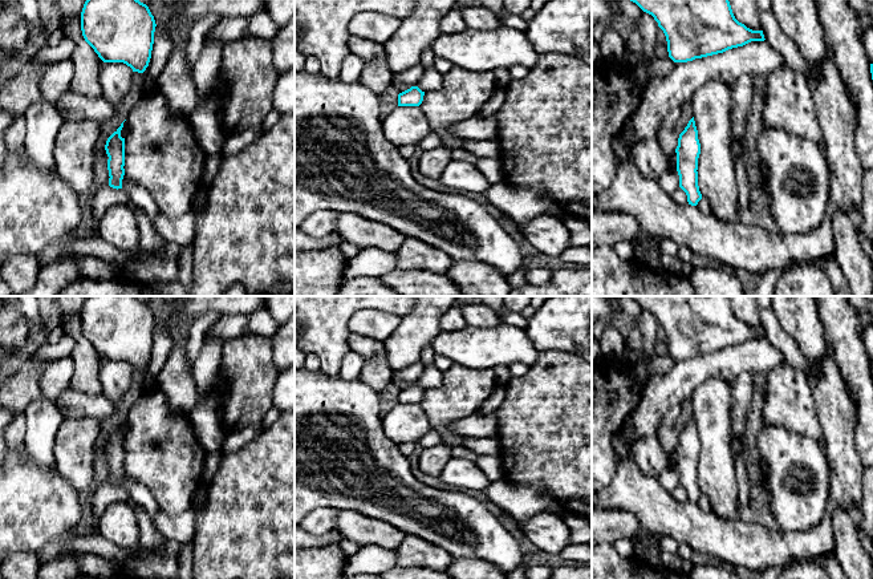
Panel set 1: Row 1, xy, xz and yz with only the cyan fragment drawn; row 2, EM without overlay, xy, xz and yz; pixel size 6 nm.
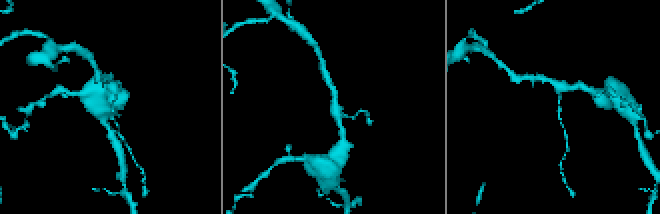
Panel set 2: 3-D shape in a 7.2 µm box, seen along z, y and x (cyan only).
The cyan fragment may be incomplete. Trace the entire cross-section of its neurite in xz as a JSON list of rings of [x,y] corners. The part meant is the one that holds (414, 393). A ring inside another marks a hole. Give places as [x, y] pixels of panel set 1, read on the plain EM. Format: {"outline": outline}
{"outline": [[[411,384],[410,386],[398,392],[398,404],[419,404],[423,398],[425,389],[418,384]]]}

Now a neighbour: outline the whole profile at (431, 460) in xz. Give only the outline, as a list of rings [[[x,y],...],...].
[[[444,444],[426,448],[419,454],[419,467],[426,475],[439,477],[451,457],[451,448]]]

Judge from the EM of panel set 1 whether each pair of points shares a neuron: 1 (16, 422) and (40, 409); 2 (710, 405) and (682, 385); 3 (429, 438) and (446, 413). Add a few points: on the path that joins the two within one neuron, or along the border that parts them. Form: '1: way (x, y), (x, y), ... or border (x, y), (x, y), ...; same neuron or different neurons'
1: border (23, 413), (25, 420), (25, 445); different neurons
2: border (721, 379), (706, 379), (690, 397); different neurons
3: border (431, 428), (441, 436), (443, 442); different neurons

